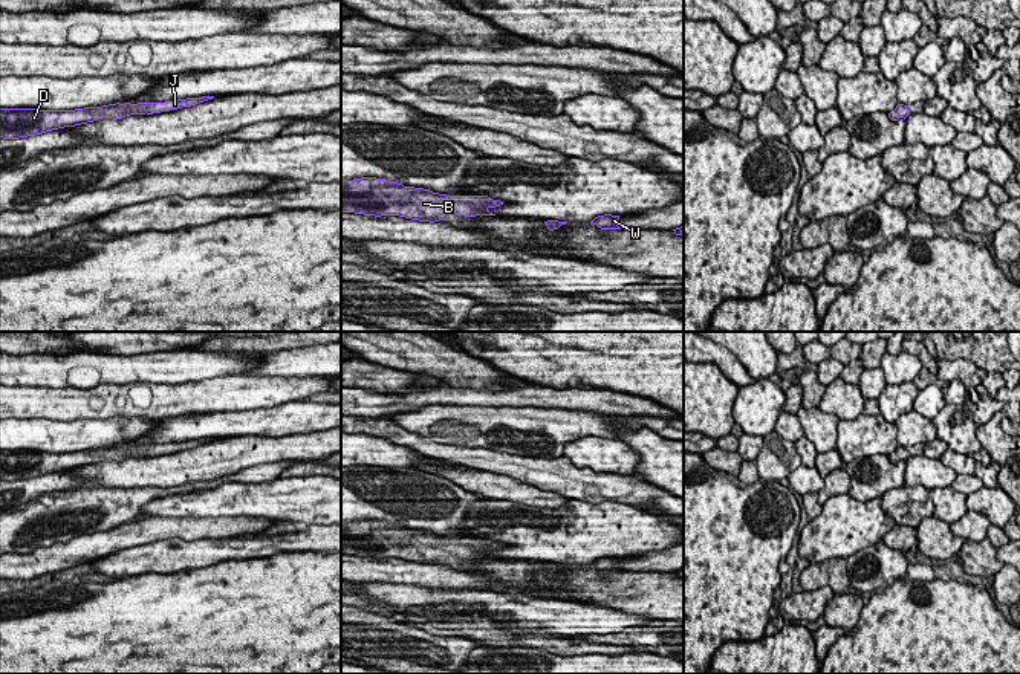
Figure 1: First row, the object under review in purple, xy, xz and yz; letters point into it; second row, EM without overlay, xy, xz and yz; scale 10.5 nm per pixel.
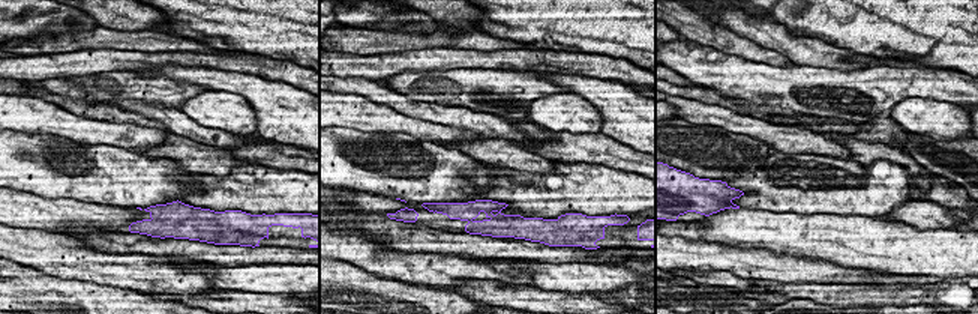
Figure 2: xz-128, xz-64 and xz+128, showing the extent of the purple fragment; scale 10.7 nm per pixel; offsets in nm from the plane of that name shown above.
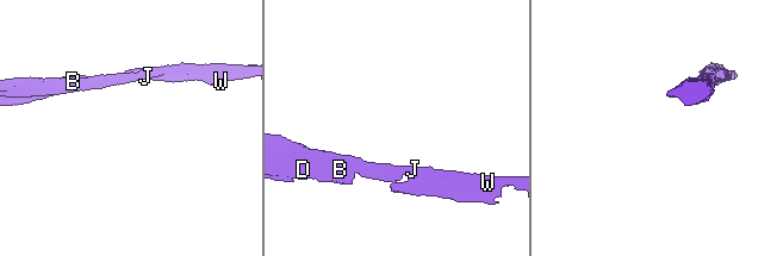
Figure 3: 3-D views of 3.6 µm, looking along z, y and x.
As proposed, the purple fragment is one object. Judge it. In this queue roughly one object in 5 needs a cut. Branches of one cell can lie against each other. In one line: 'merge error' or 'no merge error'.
no merge error

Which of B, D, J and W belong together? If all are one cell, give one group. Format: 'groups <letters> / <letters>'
groups B D J W

